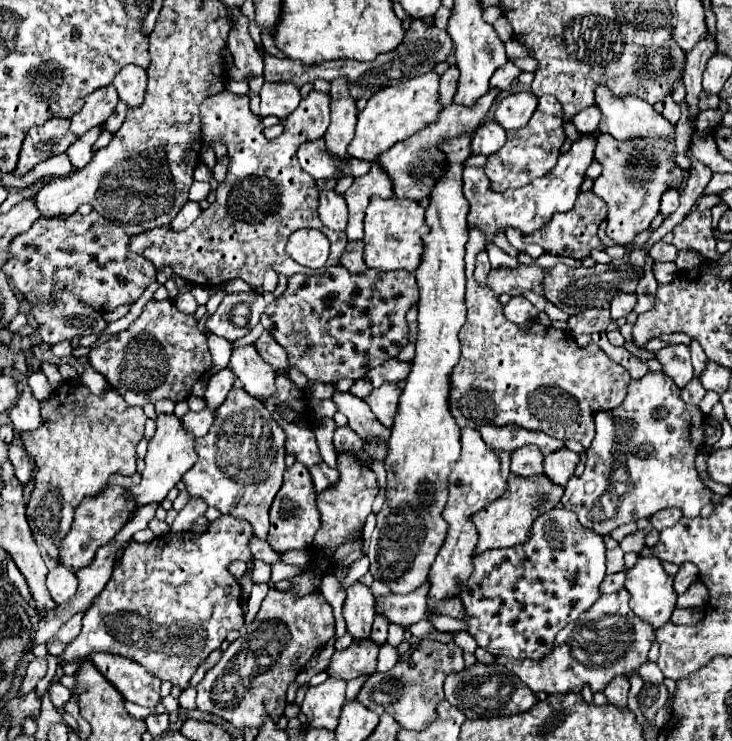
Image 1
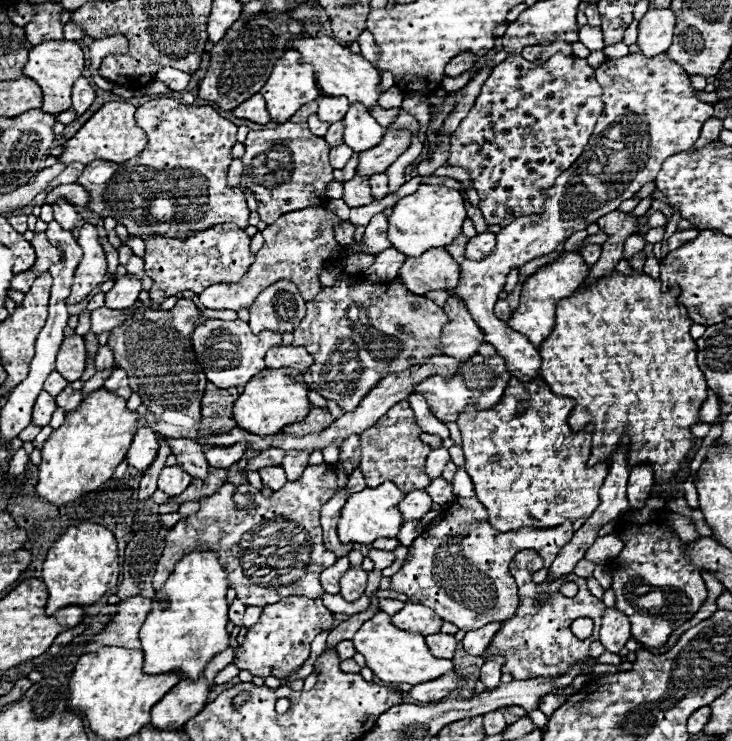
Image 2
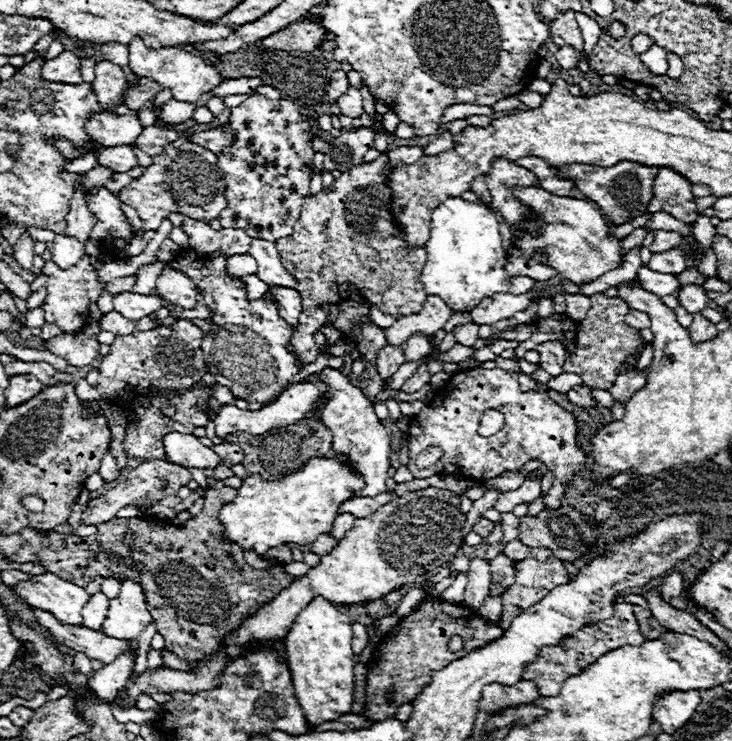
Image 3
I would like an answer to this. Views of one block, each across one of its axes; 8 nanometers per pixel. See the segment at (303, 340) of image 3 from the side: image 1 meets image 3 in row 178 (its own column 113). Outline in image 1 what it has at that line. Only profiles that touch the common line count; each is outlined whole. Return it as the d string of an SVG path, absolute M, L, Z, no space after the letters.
M152 298L128 330L90 348L90 364L120 392L128 406L144 406L164 398L172 402L186 400L194 382L212 366L206 336L198 330L196 322L194 314L182 314L172 300L158 302Z

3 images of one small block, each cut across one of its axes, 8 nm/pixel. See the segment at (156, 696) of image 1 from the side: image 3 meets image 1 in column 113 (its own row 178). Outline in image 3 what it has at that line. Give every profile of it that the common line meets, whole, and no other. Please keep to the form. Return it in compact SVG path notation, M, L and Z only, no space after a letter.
M660 168L654 178L654 198L660 200L662 210L674 216L680 222L694 222L696 220L696 204L692 194L692 184L670 168Z

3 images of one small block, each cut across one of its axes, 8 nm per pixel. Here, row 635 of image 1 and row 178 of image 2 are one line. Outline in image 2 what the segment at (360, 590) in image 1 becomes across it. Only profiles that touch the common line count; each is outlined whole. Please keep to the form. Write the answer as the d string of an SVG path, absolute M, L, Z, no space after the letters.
M354 174L352 180L344 182L344 196L342 200L350 206L350 208L356 208L356 206L366 206L370 204L374 198L372 198L372 192L370 192L370 176L358 176Z

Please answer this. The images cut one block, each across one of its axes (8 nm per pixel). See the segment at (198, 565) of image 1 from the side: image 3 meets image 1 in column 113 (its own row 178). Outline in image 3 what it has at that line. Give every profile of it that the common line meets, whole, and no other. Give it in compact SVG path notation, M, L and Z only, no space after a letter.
M618 162L618 166L612 168L602 168L602 166L564 166L562 174L568 178L574 178L576 188L596 202L606 214L608 220L614 224L624 224L636 216L646 214L646 206L652 198L652 184L658 174L656 166L644 166L638 162Z

